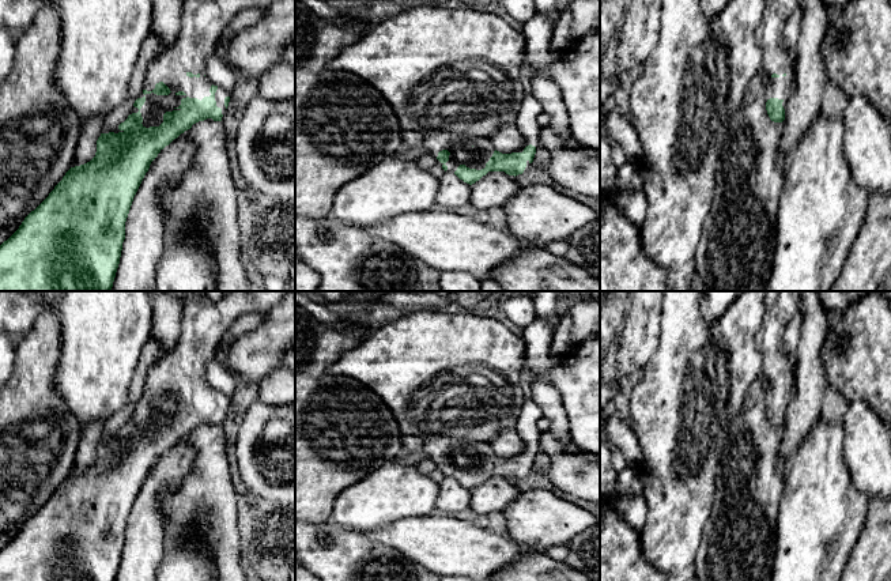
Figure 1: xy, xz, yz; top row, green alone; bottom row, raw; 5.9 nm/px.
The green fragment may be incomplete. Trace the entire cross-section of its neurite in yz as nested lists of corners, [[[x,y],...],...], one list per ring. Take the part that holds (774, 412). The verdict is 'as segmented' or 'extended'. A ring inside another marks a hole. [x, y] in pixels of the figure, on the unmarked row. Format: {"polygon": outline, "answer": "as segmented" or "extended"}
{"polygon": [[[778,291],[775,303],[767,308],[756,332],[762,354],[766,415],[771,426],[785,425],[786,408],[794,388],[794,362],[785,348],[785,331],[800,309],[800,291]]], "answer": "extended"}

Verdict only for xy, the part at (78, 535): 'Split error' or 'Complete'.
Split error

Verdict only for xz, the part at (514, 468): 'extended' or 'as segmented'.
extended

